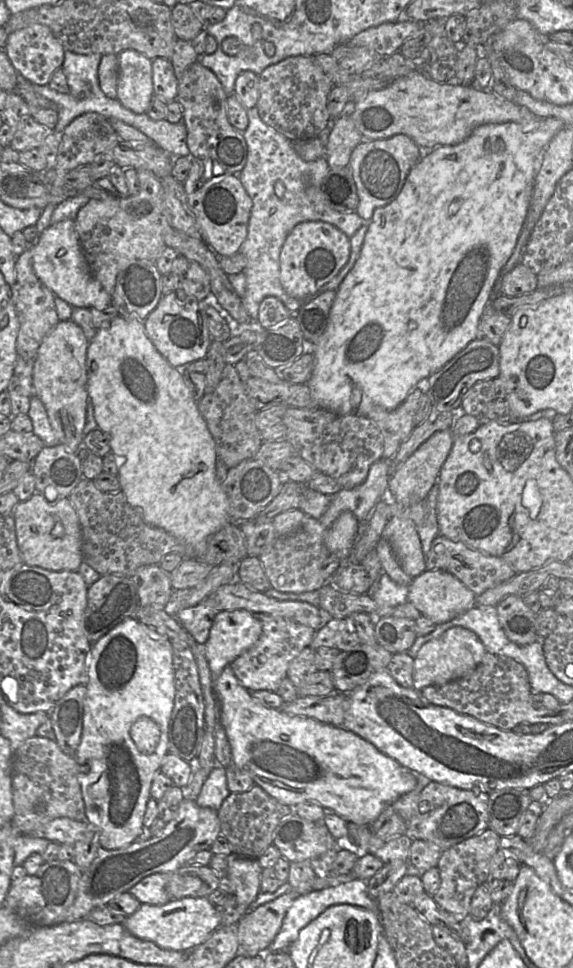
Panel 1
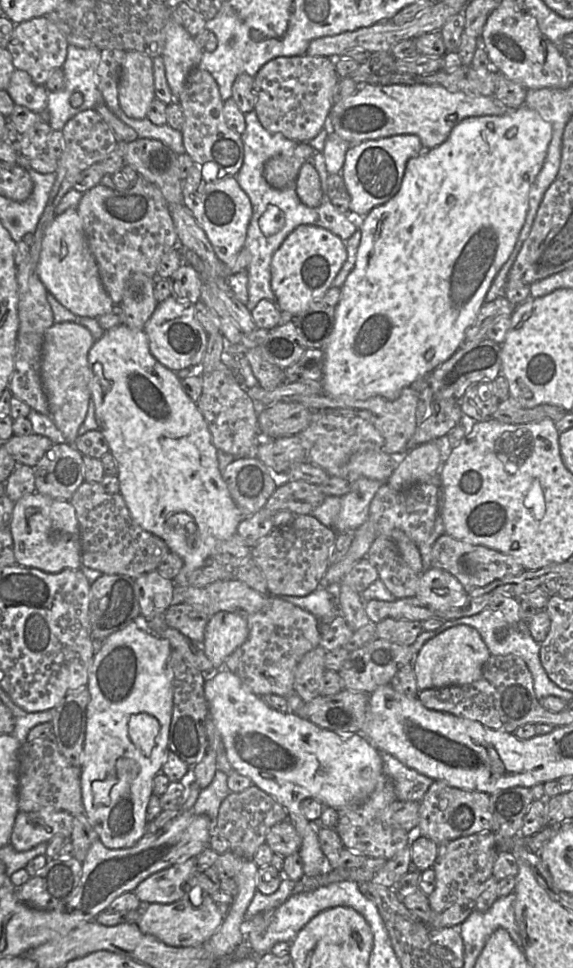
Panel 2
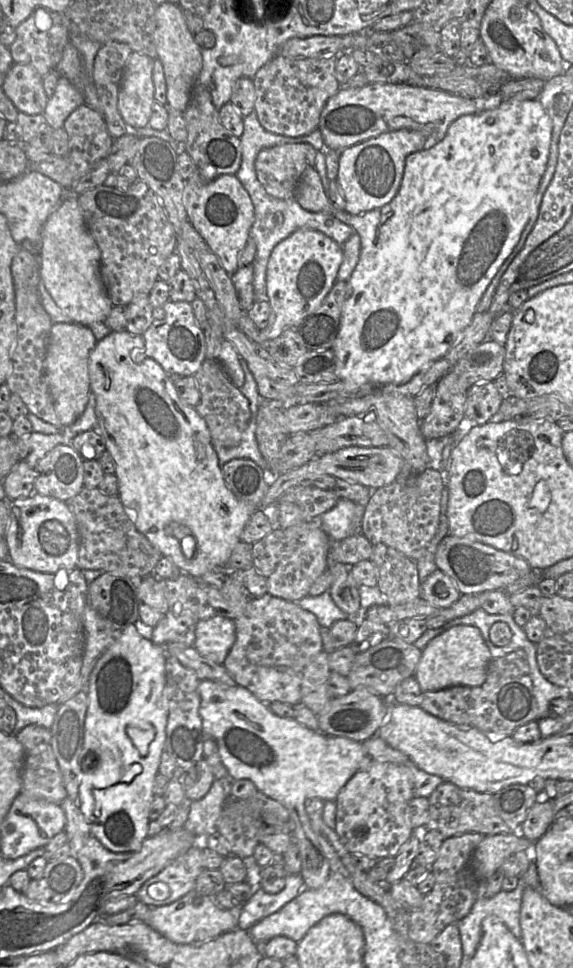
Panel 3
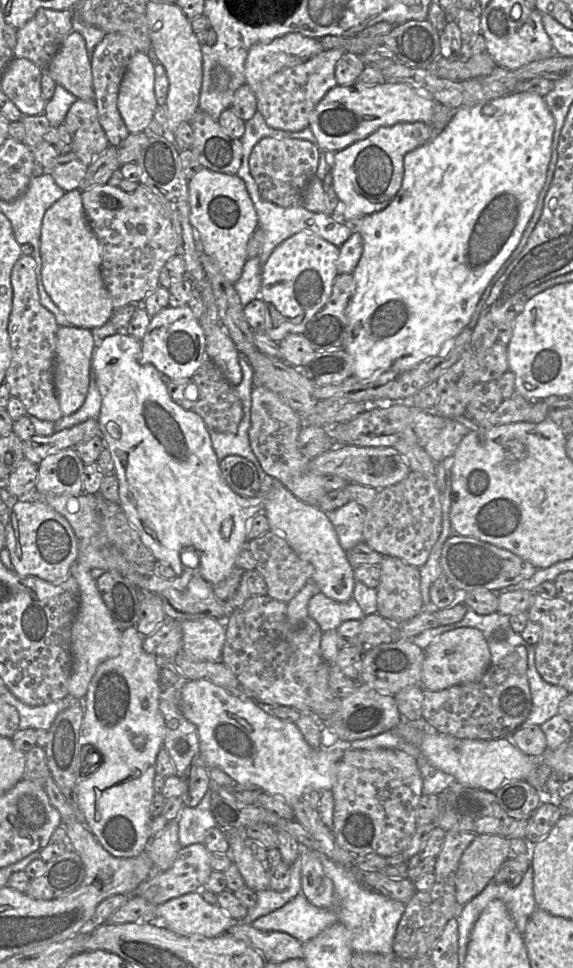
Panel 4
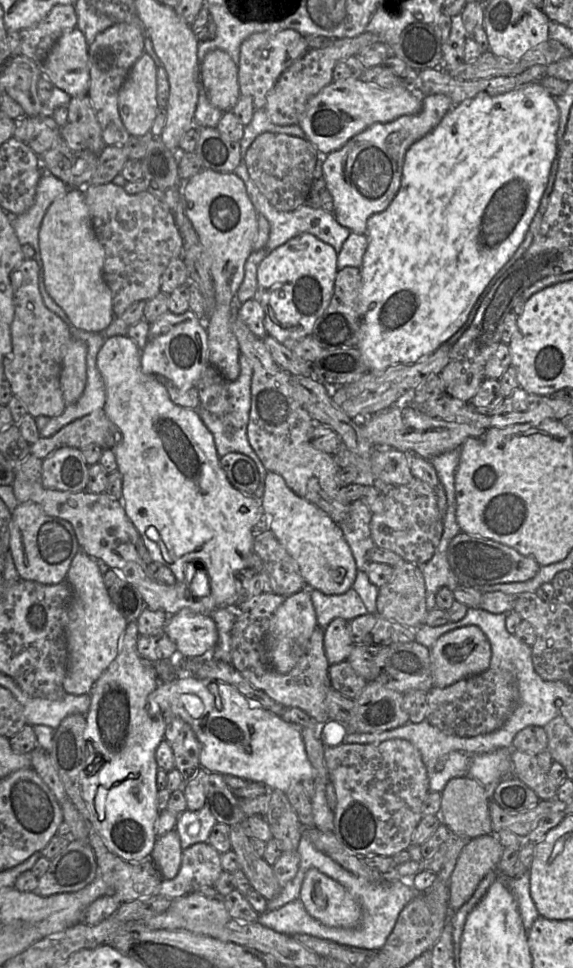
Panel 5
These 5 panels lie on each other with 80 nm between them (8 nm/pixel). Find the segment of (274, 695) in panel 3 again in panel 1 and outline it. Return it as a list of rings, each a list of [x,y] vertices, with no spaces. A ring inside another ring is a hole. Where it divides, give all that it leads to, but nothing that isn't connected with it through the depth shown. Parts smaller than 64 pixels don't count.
[[[272,618],[262,620],[262,634],[258,641],[238,656],[231,664],[235,676],[249,691],[268,690],[277,692],[287,677],[290,663],[305,648],[310,647],[317,631],[294,620]]]

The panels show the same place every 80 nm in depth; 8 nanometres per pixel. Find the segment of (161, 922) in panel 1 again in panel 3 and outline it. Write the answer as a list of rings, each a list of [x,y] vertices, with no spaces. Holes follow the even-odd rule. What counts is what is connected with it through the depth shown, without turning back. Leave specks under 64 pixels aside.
[[[191,890],[176,901],[151,907],[146,923],[164,937],[177,944],[203,943],[237,928],[239,914],[215,906],[209,896]]]

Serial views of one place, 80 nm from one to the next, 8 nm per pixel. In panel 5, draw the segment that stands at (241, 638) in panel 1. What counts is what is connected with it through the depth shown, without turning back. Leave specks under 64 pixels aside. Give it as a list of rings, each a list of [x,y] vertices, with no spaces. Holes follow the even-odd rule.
[[[188,609],[169,616],[164,632],[175,643],[177,658],[208,656],[218,640],[214,620]]]

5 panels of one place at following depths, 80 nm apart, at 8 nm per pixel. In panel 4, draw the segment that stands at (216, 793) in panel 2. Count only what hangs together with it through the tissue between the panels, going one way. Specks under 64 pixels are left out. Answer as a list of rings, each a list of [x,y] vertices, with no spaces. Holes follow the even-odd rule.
[[[210,789],[197,806],[184,806],[176,820],[179,824],[179,843],[181,847],[203,843],[210,830],[217,826],[211,811]]]

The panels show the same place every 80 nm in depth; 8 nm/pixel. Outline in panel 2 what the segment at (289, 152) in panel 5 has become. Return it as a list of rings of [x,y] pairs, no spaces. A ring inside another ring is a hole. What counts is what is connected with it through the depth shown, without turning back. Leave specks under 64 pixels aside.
[[[299,143],[292,156],[278,155],[270,158],[264,164],[263,176],[267,183],[275,189],[296,187],[300,168],[305,162],[311,161],[314,153],[315,150],[309,143]]]

